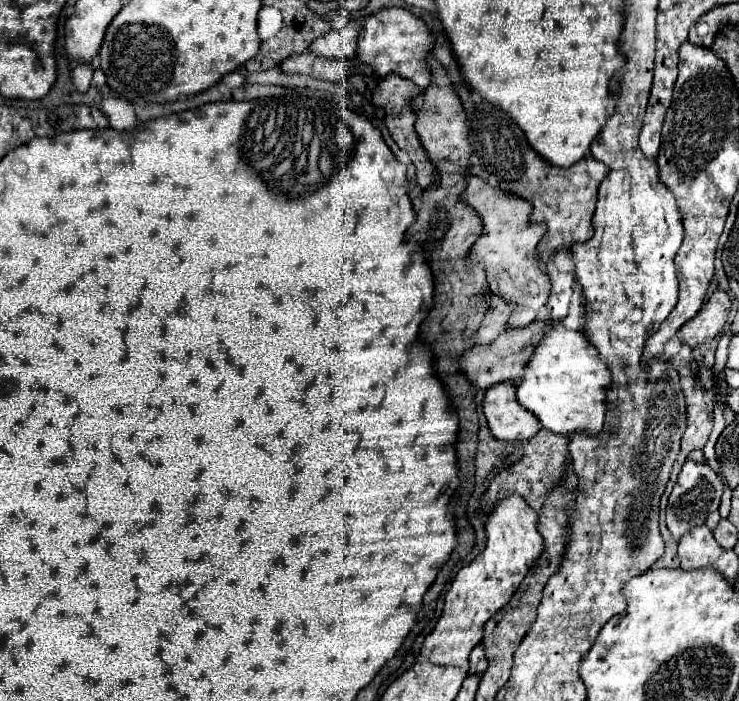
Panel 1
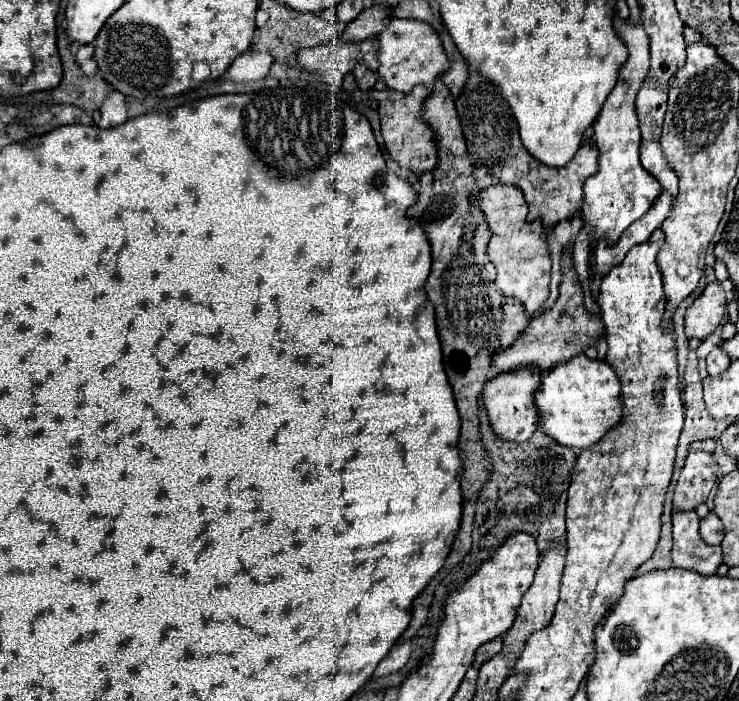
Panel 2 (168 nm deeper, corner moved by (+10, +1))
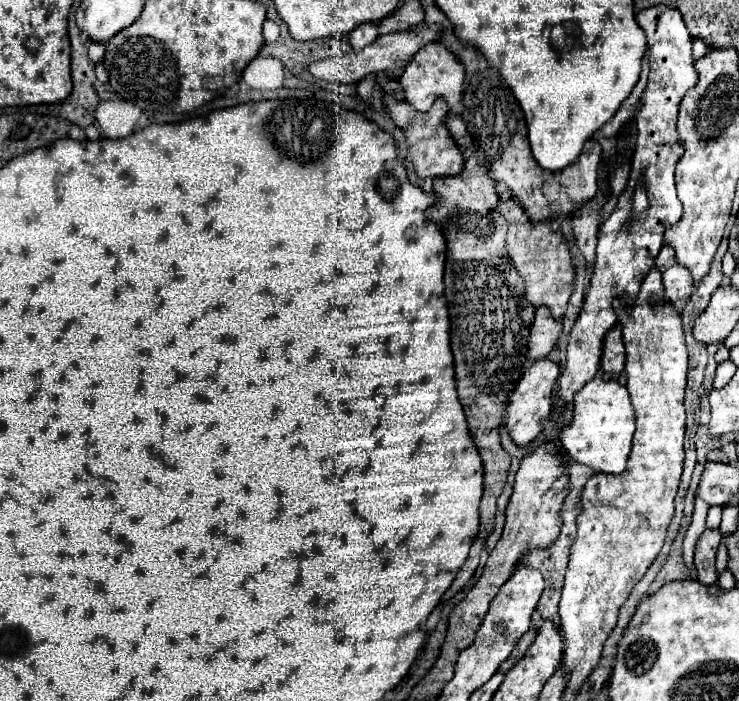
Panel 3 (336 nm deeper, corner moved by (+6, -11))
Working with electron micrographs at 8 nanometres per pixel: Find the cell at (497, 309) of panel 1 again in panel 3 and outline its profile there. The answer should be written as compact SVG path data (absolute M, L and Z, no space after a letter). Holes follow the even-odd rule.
M544 306L536 308L536 314L534 314L534 320L530 326L530 336L528 336L526 358L528 360L544 358L552 350L552 346L558 342L560 330L562 330L560 322L556 322L552 318L548 308L544 308Z

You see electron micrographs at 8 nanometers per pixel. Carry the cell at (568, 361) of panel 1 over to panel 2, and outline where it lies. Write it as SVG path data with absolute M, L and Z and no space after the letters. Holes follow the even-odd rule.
M584 354L546 372L534 398L542 418L542 430L566 448L586 450L624 420L622 388L616 372L606 362L590 360Z

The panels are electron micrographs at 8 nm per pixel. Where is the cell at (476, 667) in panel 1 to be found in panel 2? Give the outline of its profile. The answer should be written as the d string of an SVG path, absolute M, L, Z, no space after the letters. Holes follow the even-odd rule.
M496 638L496 640L492 640L492 642L484 644L484 646L478 650L476 660L474 660L474 664L472 664L472 666L480 668L484 662L488 662L488 660L490 660L492 656L496 656L500 650L502 650L502 638Z

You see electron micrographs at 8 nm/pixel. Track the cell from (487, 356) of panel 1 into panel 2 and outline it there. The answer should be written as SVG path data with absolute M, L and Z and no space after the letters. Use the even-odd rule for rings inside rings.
M564 256L562 260L560 290L562 290L562 296L556 300L552 310L534 316L526 332L514 342L512 348L496 352L496 356L492 358L494 372L508 372L518 366L530 366L530 364L540 366L546 372L546 370L552 370L556 364L564 364L564 360L570 360L572 356L584 354L588 346L596 346L598 340L604 338L604 324L600 316L590 314L584 306L584 290L574 270L574 260L570 256Z

